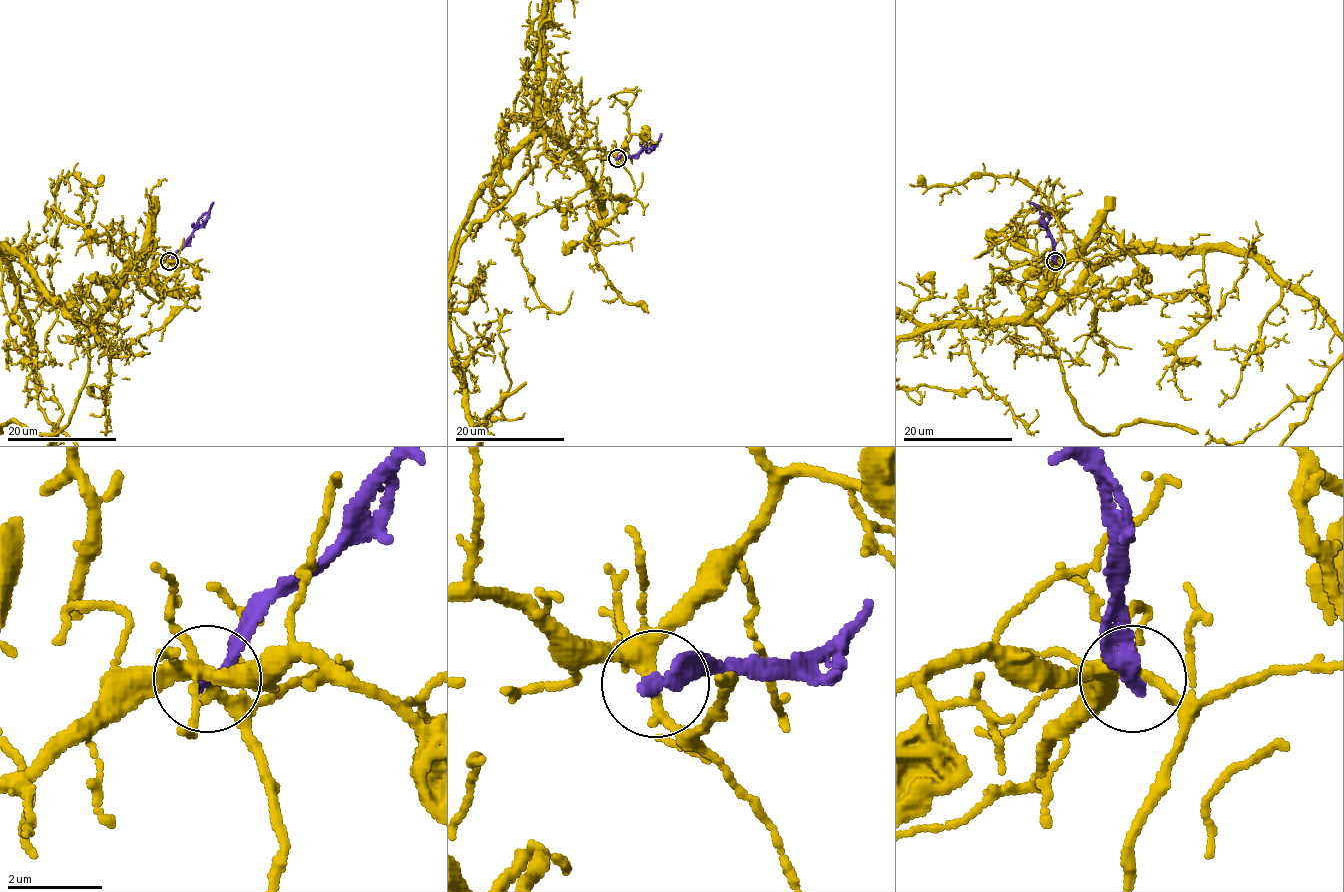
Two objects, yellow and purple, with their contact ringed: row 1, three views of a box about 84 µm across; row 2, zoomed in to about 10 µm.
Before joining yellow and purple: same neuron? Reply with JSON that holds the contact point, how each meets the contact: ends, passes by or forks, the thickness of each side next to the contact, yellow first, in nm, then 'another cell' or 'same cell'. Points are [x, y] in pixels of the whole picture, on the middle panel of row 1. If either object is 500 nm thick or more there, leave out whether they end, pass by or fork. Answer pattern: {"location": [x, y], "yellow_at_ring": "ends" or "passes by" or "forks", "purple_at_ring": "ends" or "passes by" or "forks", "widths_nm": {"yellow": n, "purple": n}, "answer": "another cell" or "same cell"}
{"location": [617, 158], "yellow_at_ring": "forks", "purple_at_ring": "ends", "widths_nm": {"yellow": 240, "purple": 260}, "answer": "another cell"}

